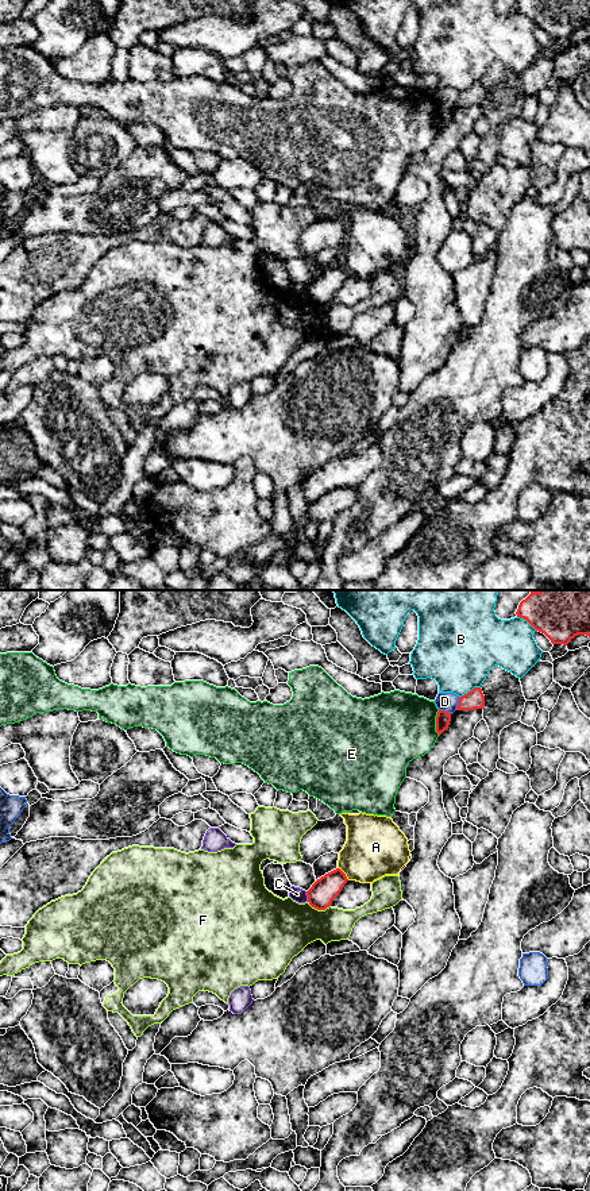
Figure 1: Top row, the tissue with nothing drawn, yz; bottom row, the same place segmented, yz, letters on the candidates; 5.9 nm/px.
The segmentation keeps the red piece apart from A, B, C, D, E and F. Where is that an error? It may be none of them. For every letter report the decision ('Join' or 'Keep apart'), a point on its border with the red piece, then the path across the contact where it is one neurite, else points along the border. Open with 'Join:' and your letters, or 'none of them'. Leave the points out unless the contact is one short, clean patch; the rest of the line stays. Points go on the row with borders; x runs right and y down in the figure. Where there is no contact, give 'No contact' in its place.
Join: none of them
A: Keep apart. Touches red at yz (344, 874)
B: Keep apart. Touches red at yz (469, 692)
C: Keep apart. Touches red at yz (308, 897). Boundary: yz (305, 891), (308, 901)
D: Keep apart. Touches red at yz (459, 704). Boundary: yz (459, 697), (459, 704), (455, 709)
E: Keep apart. Touches red at yz (436, 723)
F: Keep apart. Touches red at yz (319, 909). Boundary: yz (308, 901), (317, 909), (330, 906)

